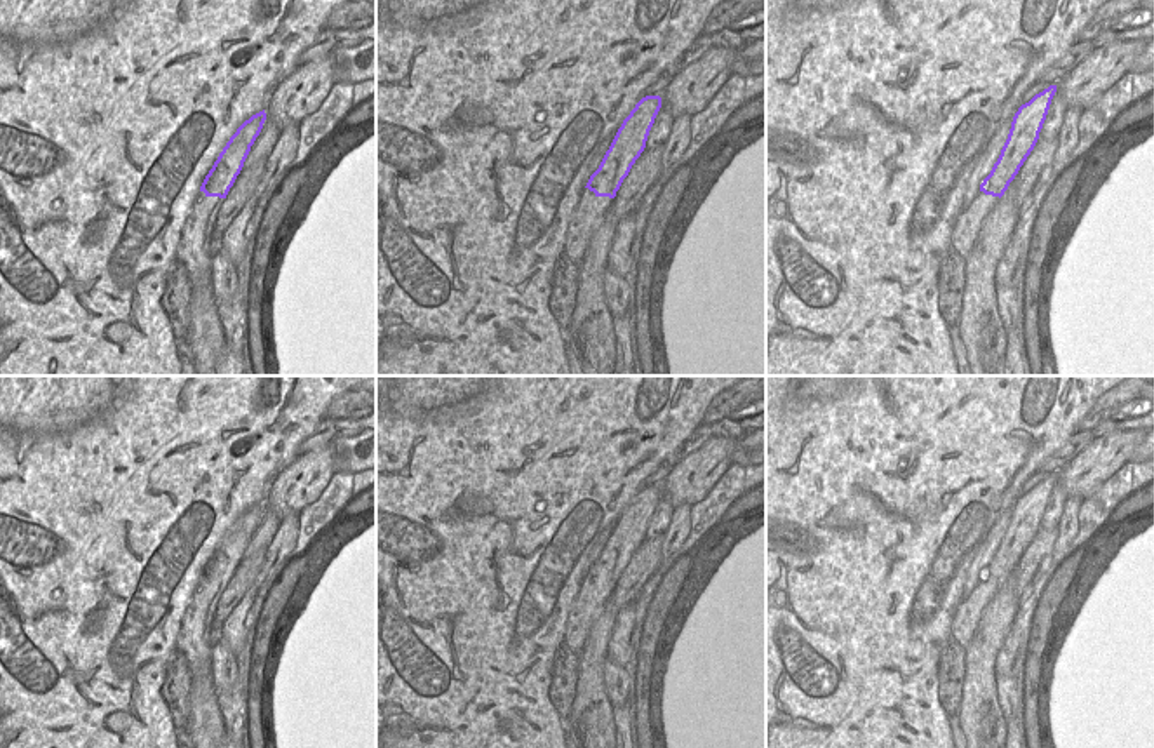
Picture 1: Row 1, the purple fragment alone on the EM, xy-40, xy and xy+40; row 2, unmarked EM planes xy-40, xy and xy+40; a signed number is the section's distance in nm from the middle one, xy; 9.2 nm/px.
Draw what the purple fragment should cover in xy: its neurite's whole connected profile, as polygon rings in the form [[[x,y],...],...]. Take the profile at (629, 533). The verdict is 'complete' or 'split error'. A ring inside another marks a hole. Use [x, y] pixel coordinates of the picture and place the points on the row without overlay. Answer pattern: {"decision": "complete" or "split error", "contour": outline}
{"decision": "split error", "contour": [[[660,485],[642,487],[618,518],[599,558],[590,565],[566,623],[566,645],[580,656],[590,628],[602,614],[616,581],[646,538],[661,498]]]}

